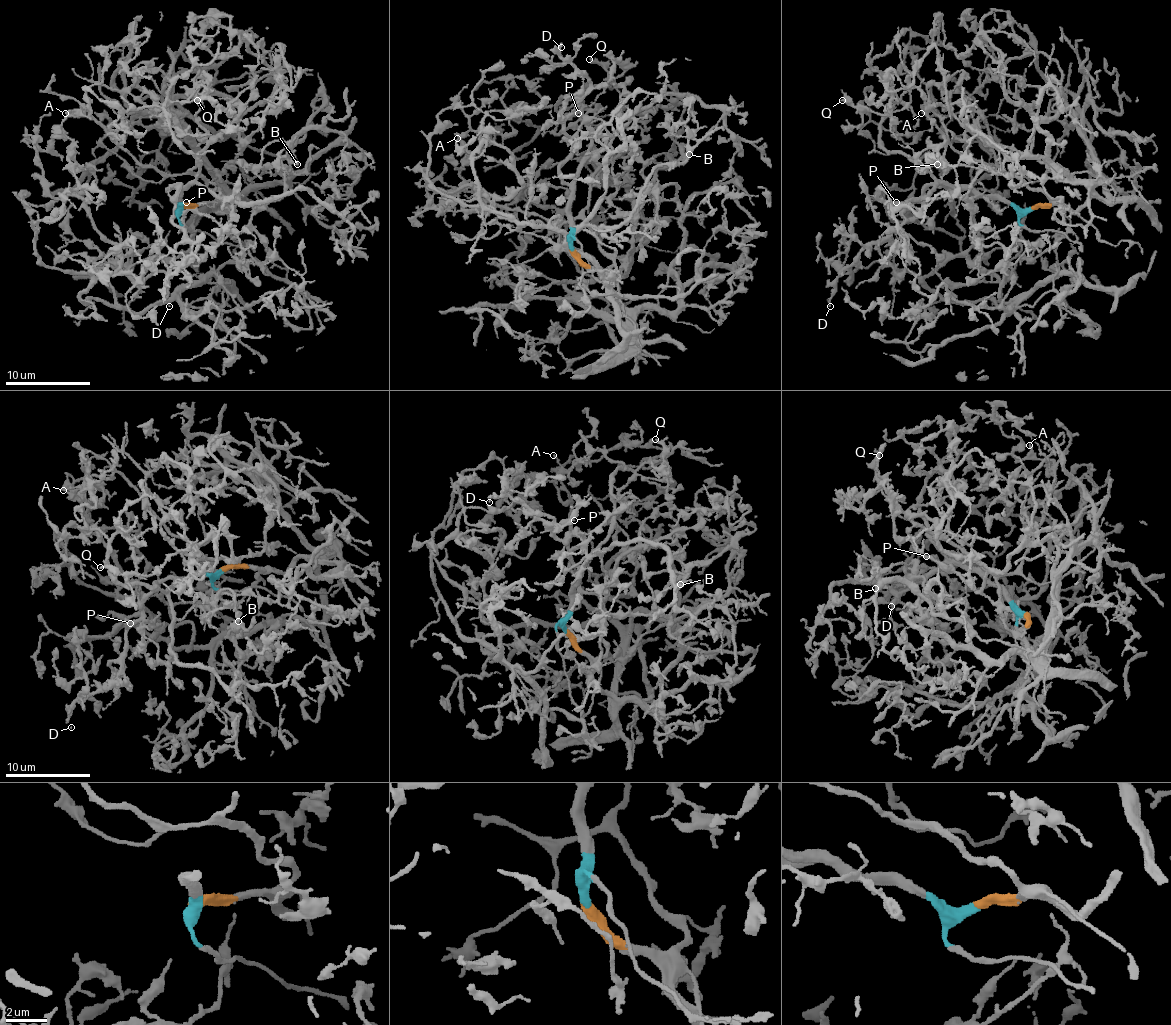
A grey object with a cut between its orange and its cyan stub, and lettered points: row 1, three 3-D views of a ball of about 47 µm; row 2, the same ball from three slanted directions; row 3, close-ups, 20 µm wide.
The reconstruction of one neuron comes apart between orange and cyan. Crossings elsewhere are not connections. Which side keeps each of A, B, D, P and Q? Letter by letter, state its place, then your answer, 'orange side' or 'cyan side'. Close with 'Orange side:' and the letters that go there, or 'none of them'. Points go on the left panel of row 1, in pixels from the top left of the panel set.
A: (65, 113) | orange side
B: (297, 164) | orange side
D: (169, 306) | cyan side
P: (186, 202) | cyan side
Q: (197, 100) | orange side
Orange side: A, B, Q

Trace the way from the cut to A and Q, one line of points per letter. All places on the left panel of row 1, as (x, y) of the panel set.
A: (180, 207), (216, 201), (220, 192), (199, 175), (158, 173), (137, 163), (86, 107), (80, 116), (65, 114)
Q: (180, 207), (220, 197), (193, 171), (250, 88), (229, 114), (207, 99), (197, 101)

